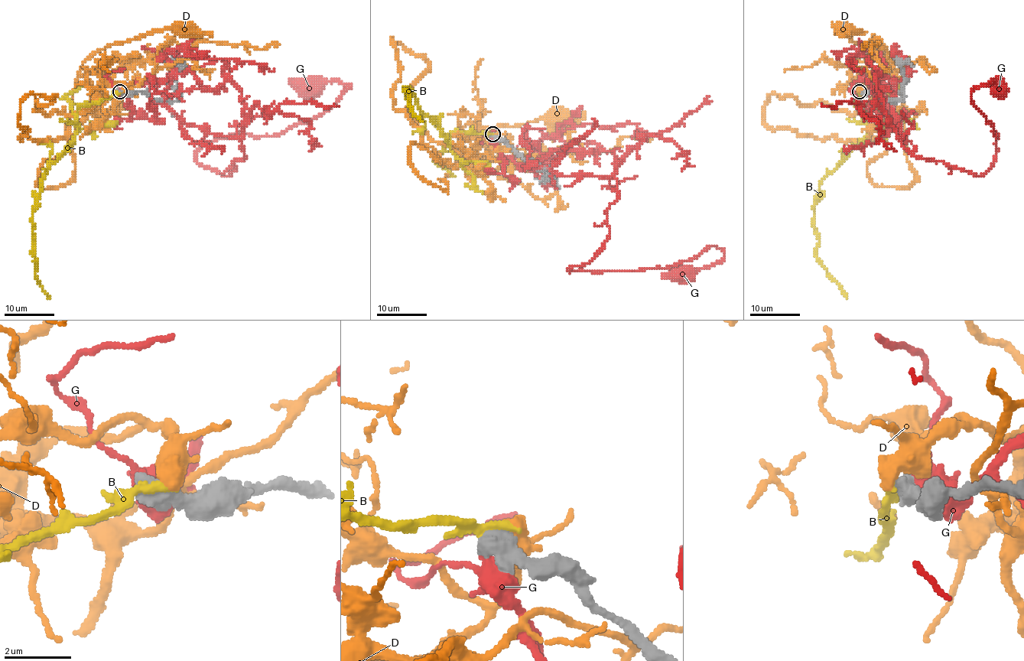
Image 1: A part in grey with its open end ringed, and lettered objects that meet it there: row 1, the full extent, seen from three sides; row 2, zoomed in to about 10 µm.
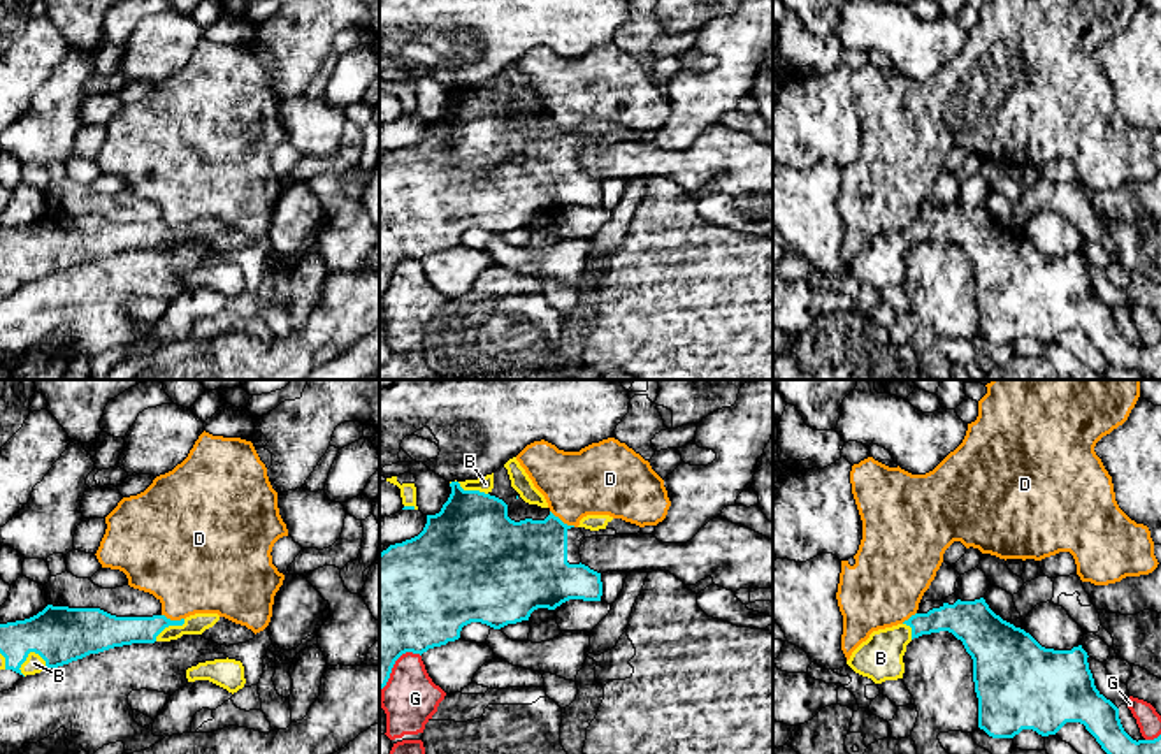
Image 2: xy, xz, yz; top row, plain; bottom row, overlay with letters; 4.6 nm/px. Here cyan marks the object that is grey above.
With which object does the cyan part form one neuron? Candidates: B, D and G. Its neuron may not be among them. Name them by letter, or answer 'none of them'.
B

